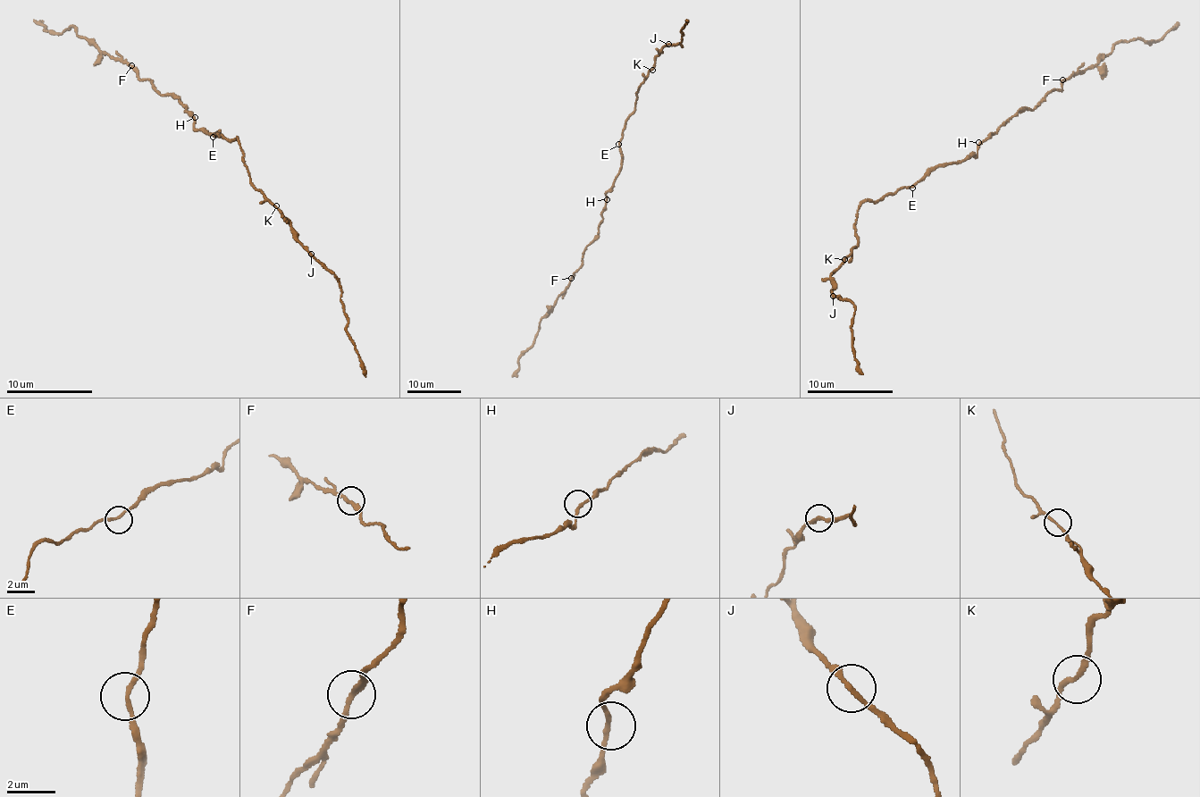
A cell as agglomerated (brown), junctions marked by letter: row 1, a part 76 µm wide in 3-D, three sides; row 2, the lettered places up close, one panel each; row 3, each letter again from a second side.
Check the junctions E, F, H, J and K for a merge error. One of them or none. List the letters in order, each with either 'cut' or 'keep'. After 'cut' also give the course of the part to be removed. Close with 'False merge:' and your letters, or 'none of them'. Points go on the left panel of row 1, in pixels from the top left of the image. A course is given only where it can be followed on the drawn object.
E: keep
F: keep
H: keep
J: keep
K: keep
False merge: none of them

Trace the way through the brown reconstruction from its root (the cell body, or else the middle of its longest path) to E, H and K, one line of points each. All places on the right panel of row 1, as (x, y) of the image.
E: (935, 166), (912, 188)
H: (935, 166), (976, 154), (978, 142)
K: (935, 166), (910, 187), (861, 204), (853, 225), (857, 245), (852, 255), (844, 259)

